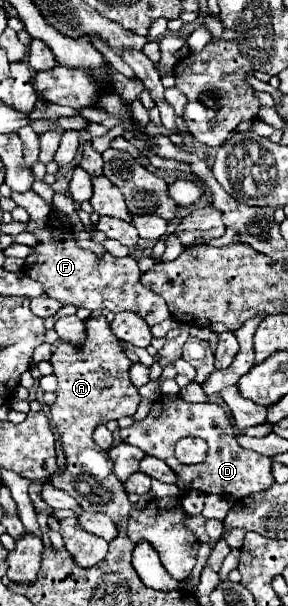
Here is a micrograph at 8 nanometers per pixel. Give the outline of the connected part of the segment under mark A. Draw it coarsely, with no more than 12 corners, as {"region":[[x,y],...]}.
{"region":[[105,316],[59,342],[51,416],[65,468],[51,484],[119,528],[131,502],[99,424],[133,416],[131,360]]}

